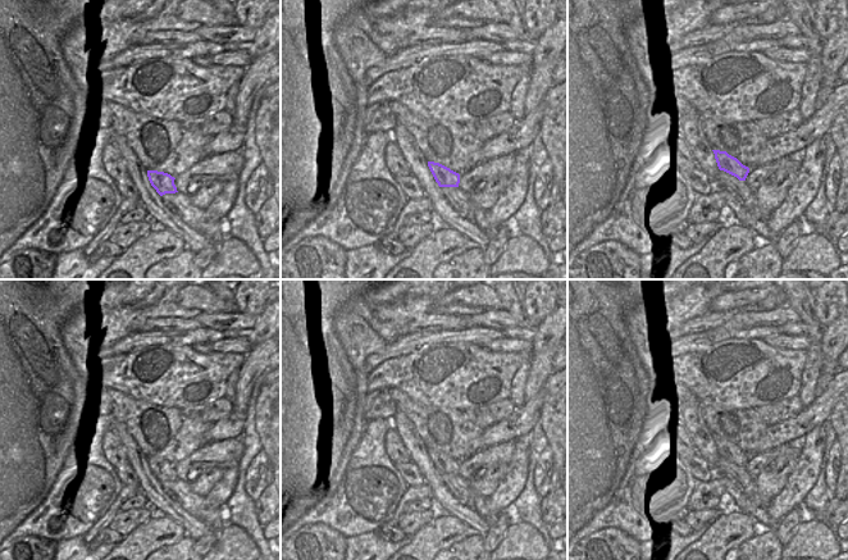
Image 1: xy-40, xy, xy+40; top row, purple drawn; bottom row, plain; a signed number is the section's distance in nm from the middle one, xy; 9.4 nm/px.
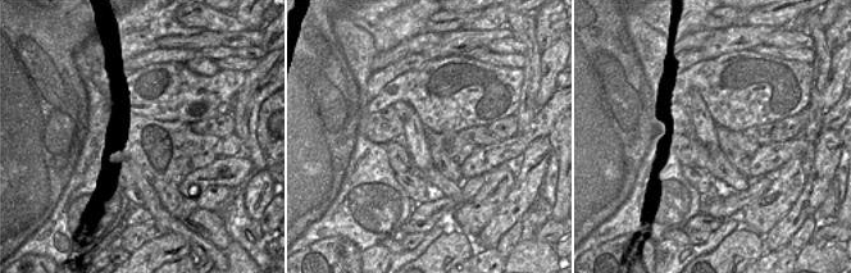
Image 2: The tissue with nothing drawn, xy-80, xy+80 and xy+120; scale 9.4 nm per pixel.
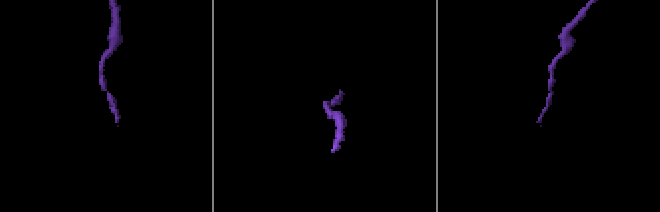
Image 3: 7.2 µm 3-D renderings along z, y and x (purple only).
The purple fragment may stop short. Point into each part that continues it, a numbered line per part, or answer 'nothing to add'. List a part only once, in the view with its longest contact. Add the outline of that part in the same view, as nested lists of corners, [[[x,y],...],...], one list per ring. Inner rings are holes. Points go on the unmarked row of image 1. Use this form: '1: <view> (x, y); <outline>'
1: xy-40 (149, 485); [[[110,418],[110,431],[120,440],[126,452],[127,460],[133,469],[141,493],[147,498],[165,516],[173,519],[184,529],[184,536],[193,541],[199,539],[210,531],[210,527],[204,522],[193,518],[175,504],[161,488],[161,483],[151,473],[147,457],[140,451],[136,441],[129,436],[126,425]]]

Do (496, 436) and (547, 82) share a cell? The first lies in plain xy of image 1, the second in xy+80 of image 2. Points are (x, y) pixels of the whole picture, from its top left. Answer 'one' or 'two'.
two

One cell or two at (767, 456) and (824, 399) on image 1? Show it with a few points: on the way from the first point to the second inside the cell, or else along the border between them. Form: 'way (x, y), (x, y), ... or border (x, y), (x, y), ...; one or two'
border (797, 442), (780, 444), (750, 455); two

